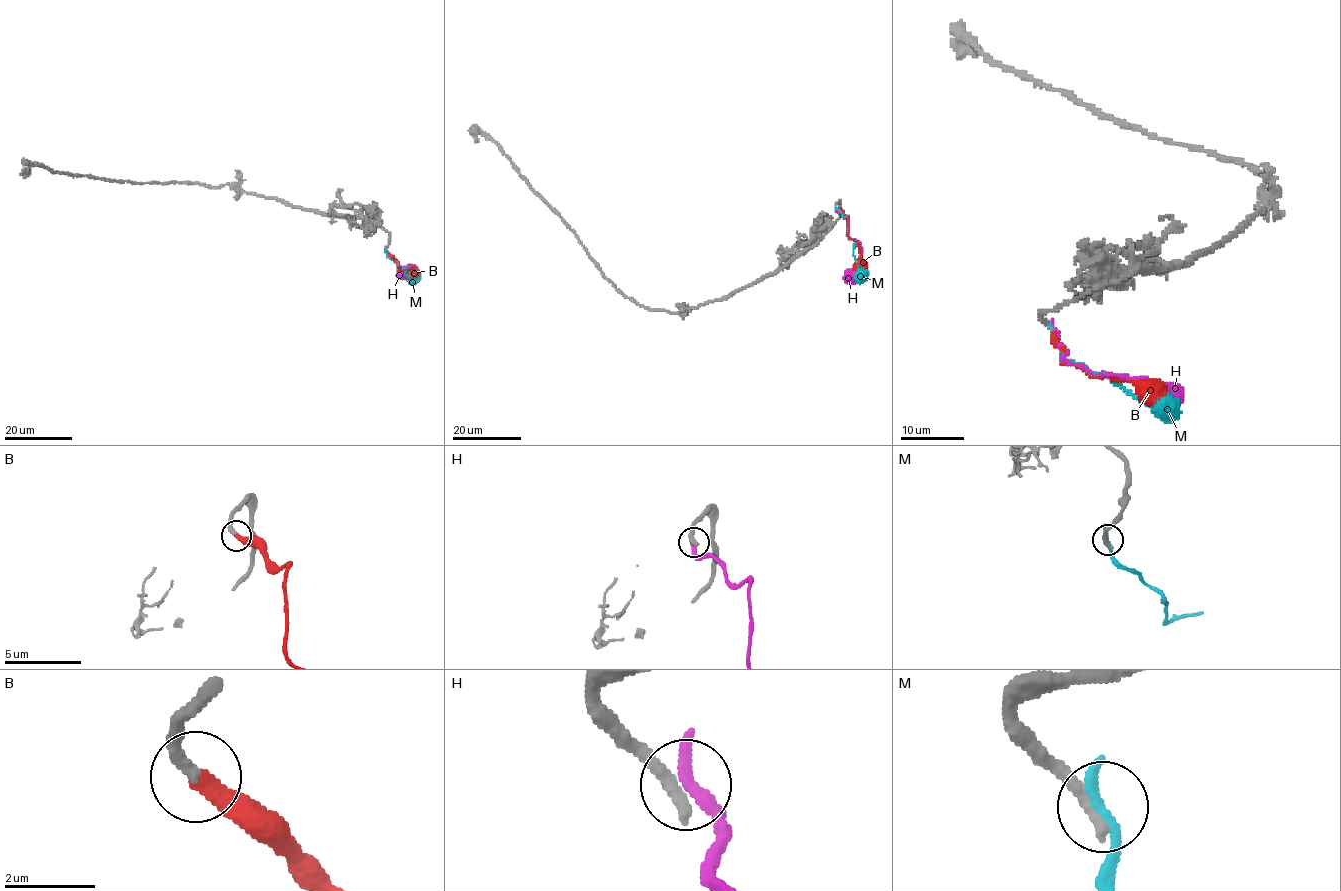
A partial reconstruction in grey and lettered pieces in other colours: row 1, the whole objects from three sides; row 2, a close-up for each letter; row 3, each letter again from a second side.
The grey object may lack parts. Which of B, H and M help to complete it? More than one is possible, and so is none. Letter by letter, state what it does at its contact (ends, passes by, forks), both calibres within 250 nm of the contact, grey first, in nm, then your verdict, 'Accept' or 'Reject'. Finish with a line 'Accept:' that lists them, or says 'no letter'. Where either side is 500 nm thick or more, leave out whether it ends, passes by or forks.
B: It ends there. Thickness 280 nm (grey) against 400 nm. Accept
H: It ends there. Thickness 400 nm (grey) against 360 nm. Reject
M: It ends there. Thickness 360 nm (grey) against 300 nm. Reject
Accept: B

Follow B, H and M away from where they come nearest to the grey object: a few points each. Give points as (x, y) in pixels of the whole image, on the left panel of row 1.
B: (386, 253), (398, 263), (399, 269), (412, 265), (410, 271)
H: (385, 250), (399, 269), (412, 264), (398, 269), (400, 274)
M: (385, 251), (399, 269), (406, 267), (405, 274), (410, 278), (411, 272), (415, 275)

